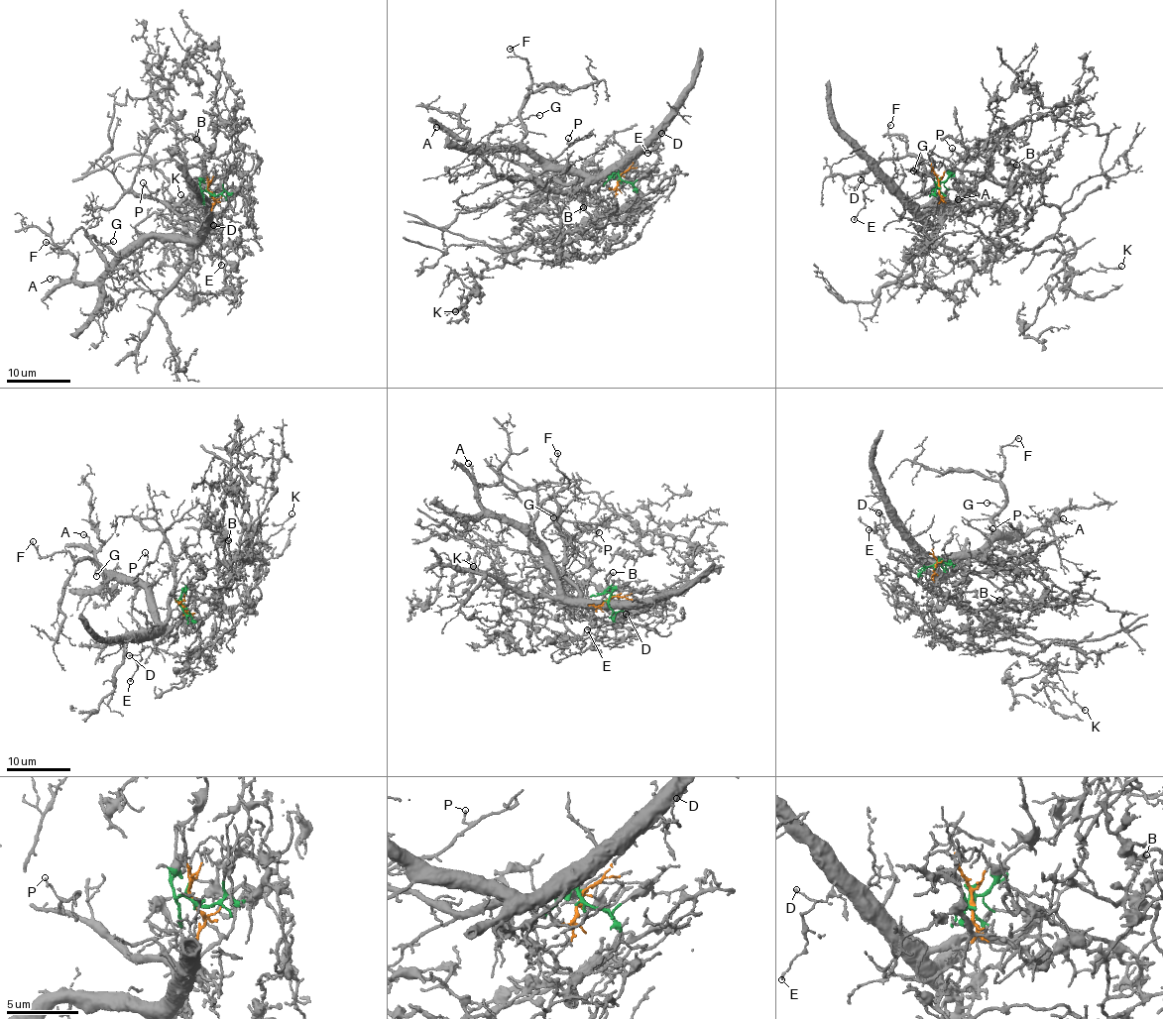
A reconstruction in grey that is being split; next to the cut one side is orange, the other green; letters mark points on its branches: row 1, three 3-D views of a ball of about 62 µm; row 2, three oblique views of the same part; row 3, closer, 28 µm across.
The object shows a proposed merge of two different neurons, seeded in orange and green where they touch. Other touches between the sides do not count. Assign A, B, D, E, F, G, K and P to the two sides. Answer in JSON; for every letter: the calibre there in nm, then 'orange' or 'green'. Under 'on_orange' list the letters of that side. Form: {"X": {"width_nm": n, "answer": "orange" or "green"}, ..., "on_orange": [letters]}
{"A": {"width_nm": 120, "answer": "orange"}, "B": {"width_nm": 200, "answer": "green"}, "D": {"width_nm": 120, "answer": "orange"}, "E": {"width_nm": 160, "answer": "orange"}, "F": {"width_nm": 130, "answer": "orange"}, "G": {"width_nm": 110, "answer": "orange"}, "K": {"width_nm": 190, "answer": "green"}, "P": {"width_nm": 110, "answer": "orange"}, "on_orange": ["A", "D", "E", "F", "G", "P"]}

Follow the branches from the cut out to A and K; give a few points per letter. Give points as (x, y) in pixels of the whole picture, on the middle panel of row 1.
A: (619, 177), (613, 189), (602, 181), (603, 176), (591, 176), (554, 167), (523, 152), (492, 152), (437, 127)
K: (619, 176), (637, 198), (542, 242), (545, 236), (555, 238), (518, 252), (522, 261), (483, 270), (454, 312)

